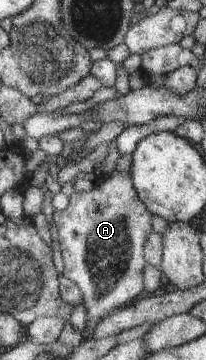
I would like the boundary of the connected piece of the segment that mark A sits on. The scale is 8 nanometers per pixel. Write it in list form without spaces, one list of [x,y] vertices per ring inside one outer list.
[[[113,170],[107,178],[96,178],[95,188],[89,192],[74,192],[65,210],[53,212],[57,238],[65,268],[63,276],[81,289],[83,304],[87,311],[87,328],[95,328],[99,320],[118,311],[120,306],[132,304],[146,291],[146,242],[151,234],[151,212],[131,184],[130,172]]]

